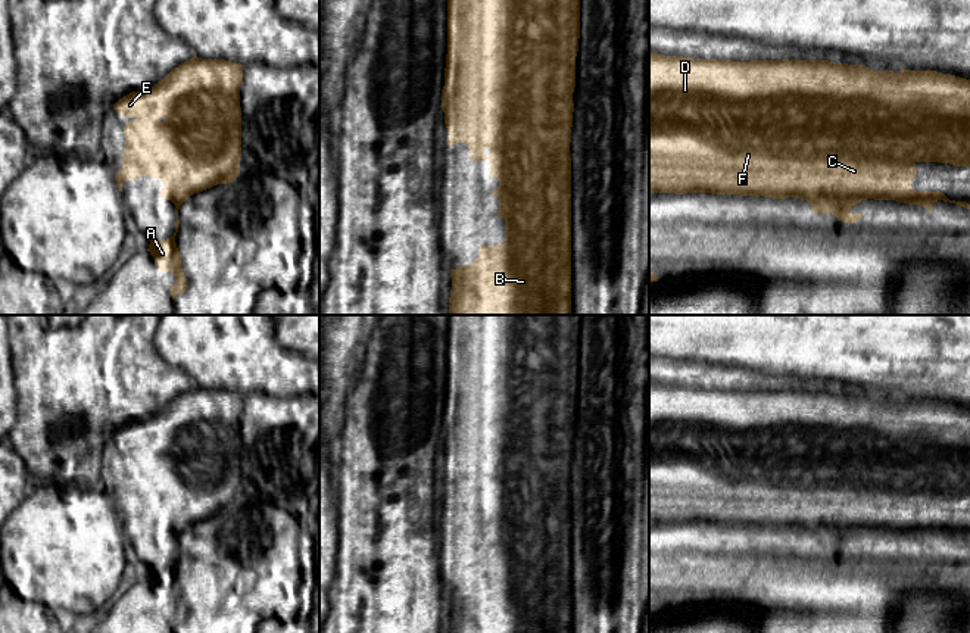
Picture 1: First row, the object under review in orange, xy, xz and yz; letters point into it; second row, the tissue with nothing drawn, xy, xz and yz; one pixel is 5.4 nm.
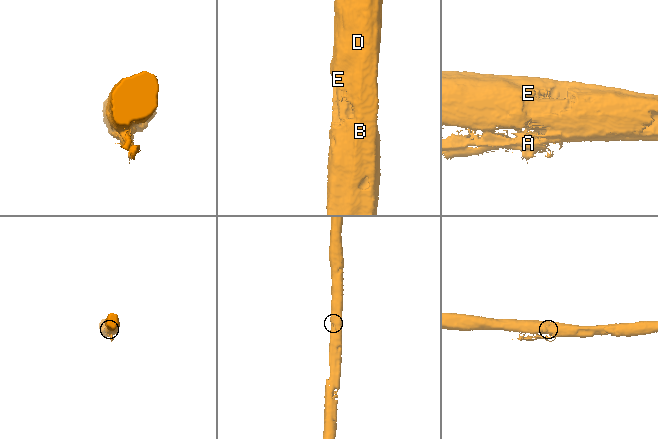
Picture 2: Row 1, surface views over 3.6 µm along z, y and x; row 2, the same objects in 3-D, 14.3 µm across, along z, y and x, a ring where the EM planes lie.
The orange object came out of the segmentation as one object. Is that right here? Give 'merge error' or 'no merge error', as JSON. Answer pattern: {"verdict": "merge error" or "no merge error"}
{"verdict": "no merge error"}

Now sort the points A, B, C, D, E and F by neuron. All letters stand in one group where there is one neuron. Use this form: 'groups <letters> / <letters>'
groups A B C D E F

